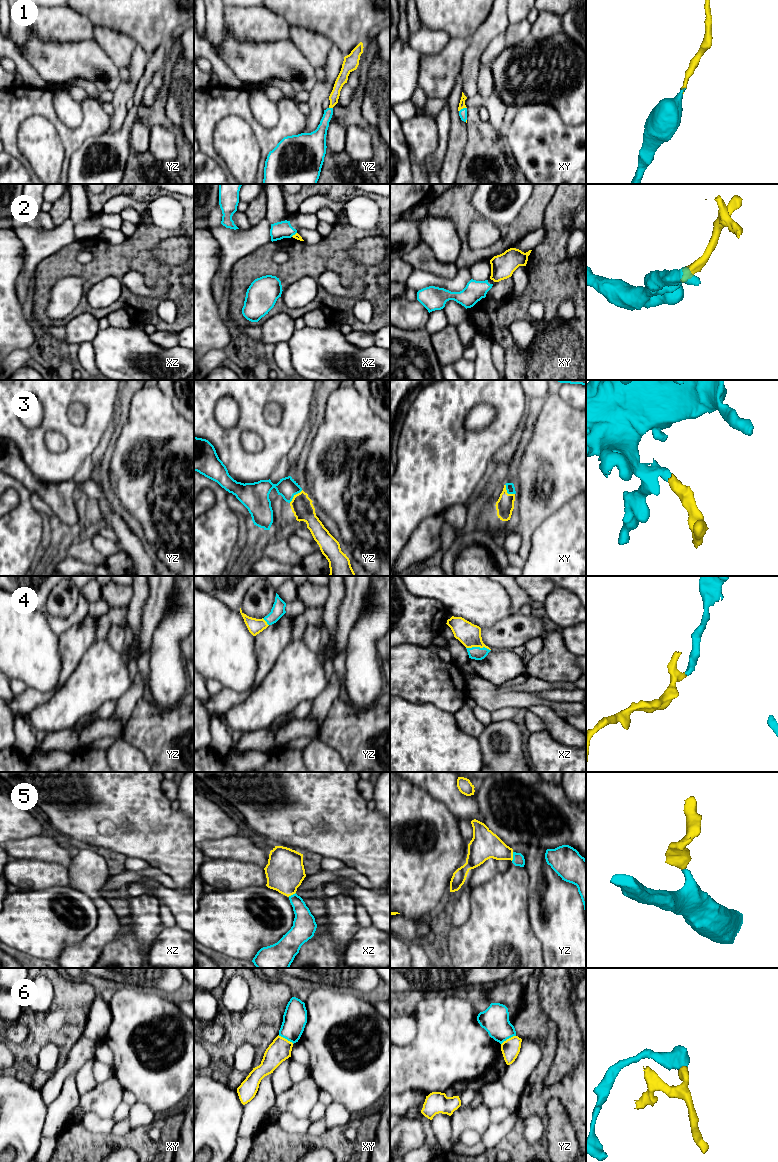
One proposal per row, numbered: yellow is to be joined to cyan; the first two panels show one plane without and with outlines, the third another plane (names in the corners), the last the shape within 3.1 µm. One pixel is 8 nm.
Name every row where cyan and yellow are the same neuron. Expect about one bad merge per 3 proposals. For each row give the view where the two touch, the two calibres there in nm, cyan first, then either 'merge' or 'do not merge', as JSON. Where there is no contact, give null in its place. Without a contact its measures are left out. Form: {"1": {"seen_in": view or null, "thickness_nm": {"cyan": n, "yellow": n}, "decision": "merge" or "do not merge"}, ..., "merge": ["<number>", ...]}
{"1": {"seen_in": "xy", "thickness_nm": {"cyan": 60, "yellow": 50}, "decision": "merge"}, "2": {"seen_in": "xz", "thickness_nm": {"cyan": 140, "yellow": 50}, "decision": "do not merge"}, "3": {"seen_in": "yz", "thickness_nm": {"cyan": 160, "yellow": 170}, "decision": "merge"}, "4": {"seen_in": "xz", "thickness_nm": {"cyan": 110, "yellow": 180}, "decision": "merge"}, "5": {"seen_in": "yz", "thickness_nm": {"cyan": 100, "yellow": 220}, "decision": "merge"}, "6": {"seen_in": "xy", "thickness_nm": {"cyan": 190, "yellow": 180}, "decision": "do not merge"}, "merge": ["1", "3", "4", "5"]}

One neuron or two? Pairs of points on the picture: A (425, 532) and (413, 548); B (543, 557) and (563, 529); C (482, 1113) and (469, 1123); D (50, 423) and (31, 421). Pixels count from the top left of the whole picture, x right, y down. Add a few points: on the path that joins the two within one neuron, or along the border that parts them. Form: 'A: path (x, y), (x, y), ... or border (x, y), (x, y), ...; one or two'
A: path (425, 536), (417, 544); one
B: path (547, 549), (547, 542), (555, 537); one
C: path (479, 1116), (472, 1120); one
D: border (41, 402), (42, 420), (36, 426), (25, 427); two

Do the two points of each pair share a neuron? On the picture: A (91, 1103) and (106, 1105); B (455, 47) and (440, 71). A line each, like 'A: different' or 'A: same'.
A: same
B: same

